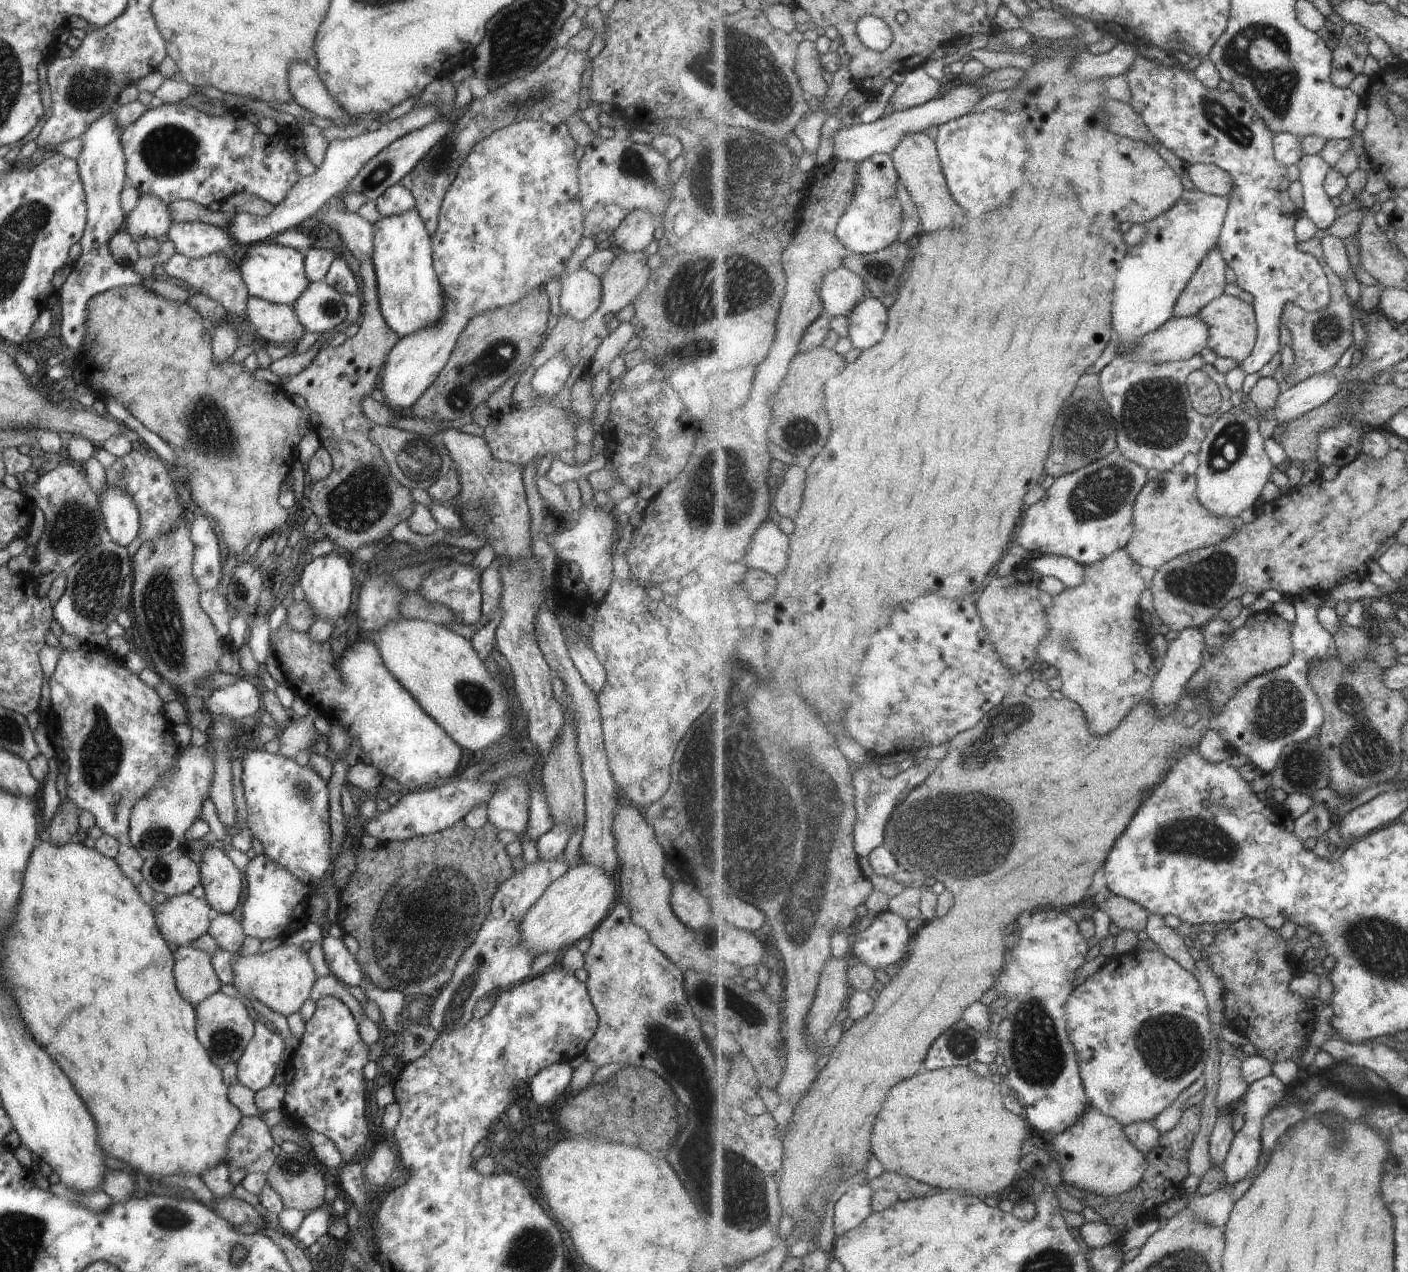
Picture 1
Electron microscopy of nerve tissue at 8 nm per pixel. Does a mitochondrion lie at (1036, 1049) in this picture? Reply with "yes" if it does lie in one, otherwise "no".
yes

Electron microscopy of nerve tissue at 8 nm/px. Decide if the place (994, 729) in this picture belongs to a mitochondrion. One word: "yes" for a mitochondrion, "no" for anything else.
yes

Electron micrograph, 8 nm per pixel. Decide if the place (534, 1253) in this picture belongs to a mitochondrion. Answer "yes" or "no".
yes

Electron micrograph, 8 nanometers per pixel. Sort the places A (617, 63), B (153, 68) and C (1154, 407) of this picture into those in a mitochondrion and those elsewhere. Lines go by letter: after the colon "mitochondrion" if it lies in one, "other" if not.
A: other
B: other
C: mitochondrion

